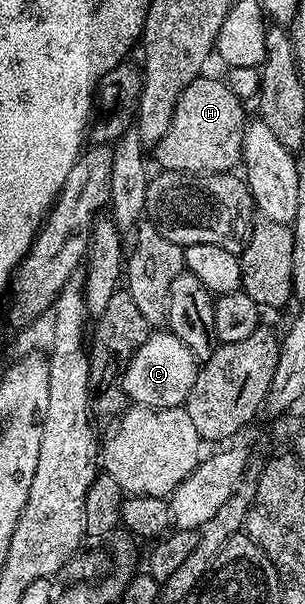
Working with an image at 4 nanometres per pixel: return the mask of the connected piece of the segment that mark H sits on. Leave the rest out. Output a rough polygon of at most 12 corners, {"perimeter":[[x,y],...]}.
{"perimeter":[[194,78],[153,147],[163,172],[225,174],[243,160],[243,106]]}

